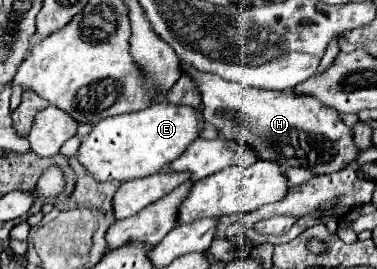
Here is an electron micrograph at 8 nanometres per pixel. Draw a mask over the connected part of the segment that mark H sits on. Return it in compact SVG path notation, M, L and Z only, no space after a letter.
M182 65L182 67L184 67L184 71L192 73L194 81L198 83L198 87L202 91L204 121L212 123L220 131L222 137L234 139L238 143L248 143L252 149L256 149L260 159L270 159L270 161L276 161L280 165L290 165L290 167L312 169L318 175L336 173L356 159L358 149L352 143L350 127L346 127L340 121L340 115L336 111L332 111L330 107L324 107L316 99L298 97L292 91L264 91L264 89L254 89L254 87L242 87L240 83L226 81L218 75L202 73L202 71L196 71L188 65Z

